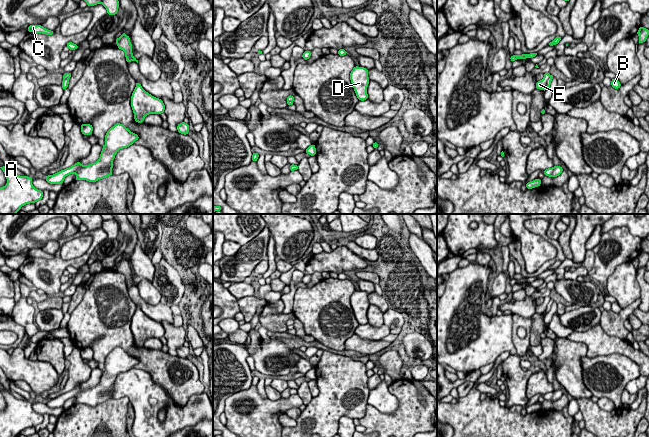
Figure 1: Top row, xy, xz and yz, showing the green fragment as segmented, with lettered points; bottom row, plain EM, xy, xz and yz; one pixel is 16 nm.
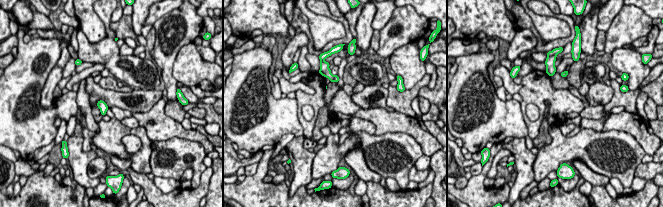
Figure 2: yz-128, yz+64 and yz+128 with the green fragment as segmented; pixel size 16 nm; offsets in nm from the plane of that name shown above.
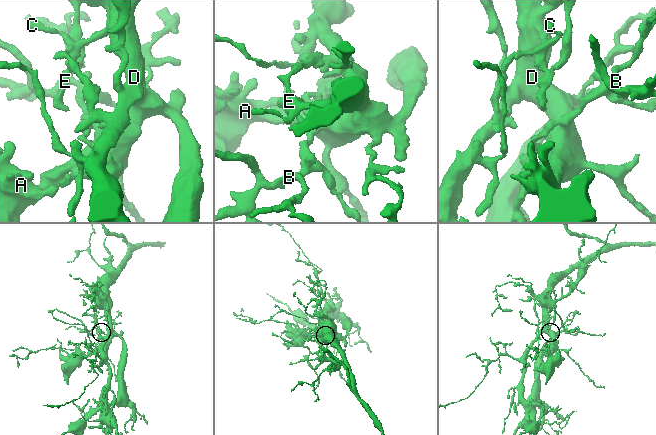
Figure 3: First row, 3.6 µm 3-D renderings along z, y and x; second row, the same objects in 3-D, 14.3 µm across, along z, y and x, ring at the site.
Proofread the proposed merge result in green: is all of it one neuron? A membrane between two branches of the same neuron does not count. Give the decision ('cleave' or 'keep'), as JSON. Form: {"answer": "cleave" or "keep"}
{"answer": "keep"}

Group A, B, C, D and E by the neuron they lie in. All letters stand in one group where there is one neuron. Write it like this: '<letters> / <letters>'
A B C D E

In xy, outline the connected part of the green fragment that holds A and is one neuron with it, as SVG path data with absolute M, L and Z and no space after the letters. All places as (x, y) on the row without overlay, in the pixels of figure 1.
M6 390L0 392L3 394L7 403L6 409L0 411L0 437L17 437L22 430L36 427L43 422L43 415L36 413L32 409L32 401L17 399Z

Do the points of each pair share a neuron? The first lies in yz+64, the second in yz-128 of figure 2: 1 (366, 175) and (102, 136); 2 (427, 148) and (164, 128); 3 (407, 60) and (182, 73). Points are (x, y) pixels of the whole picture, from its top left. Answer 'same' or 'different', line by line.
1: same
2: same
3: same

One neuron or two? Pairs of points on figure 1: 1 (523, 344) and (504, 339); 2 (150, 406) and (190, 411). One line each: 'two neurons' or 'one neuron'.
1: two neurons
2: one neuron

